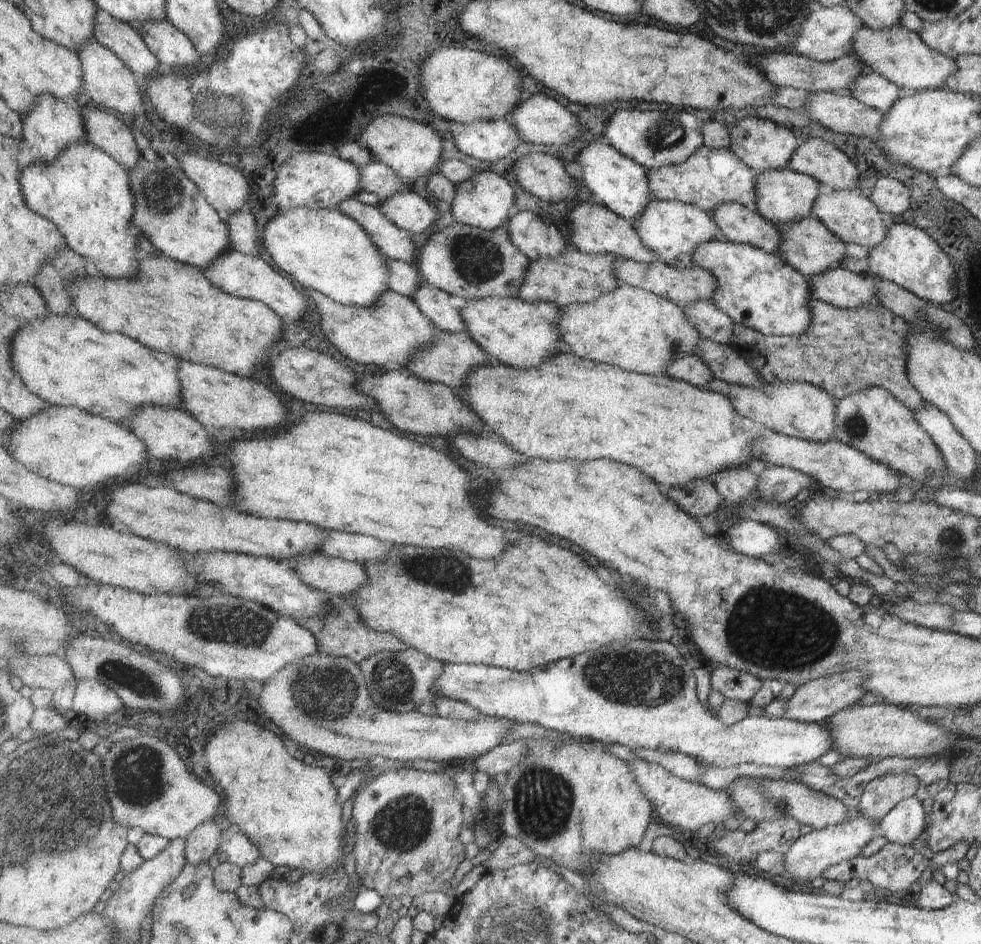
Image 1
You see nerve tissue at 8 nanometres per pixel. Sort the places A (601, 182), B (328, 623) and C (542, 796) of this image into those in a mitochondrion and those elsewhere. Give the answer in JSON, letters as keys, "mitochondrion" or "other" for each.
{"A":"other","B":"other","C":"mitochondrion"}

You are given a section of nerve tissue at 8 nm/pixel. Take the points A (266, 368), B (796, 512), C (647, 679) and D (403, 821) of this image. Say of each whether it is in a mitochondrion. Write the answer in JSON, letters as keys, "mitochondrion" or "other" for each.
{"A":"other","B":"other","C":"mitochondrion","D":"mitochondrion"}

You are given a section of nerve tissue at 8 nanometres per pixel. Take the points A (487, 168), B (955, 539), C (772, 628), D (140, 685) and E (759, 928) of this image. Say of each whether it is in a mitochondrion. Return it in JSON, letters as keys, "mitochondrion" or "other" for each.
{"A":"other","B":"mitochondrion","C":"mitochondrion","D":"mitochondrion","E":"other"}

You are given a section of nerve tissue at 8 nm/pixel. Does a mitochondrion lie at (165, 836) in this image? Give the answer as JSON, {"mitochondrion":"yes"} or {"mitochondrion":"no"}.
{"mitochondrion":"no"}

